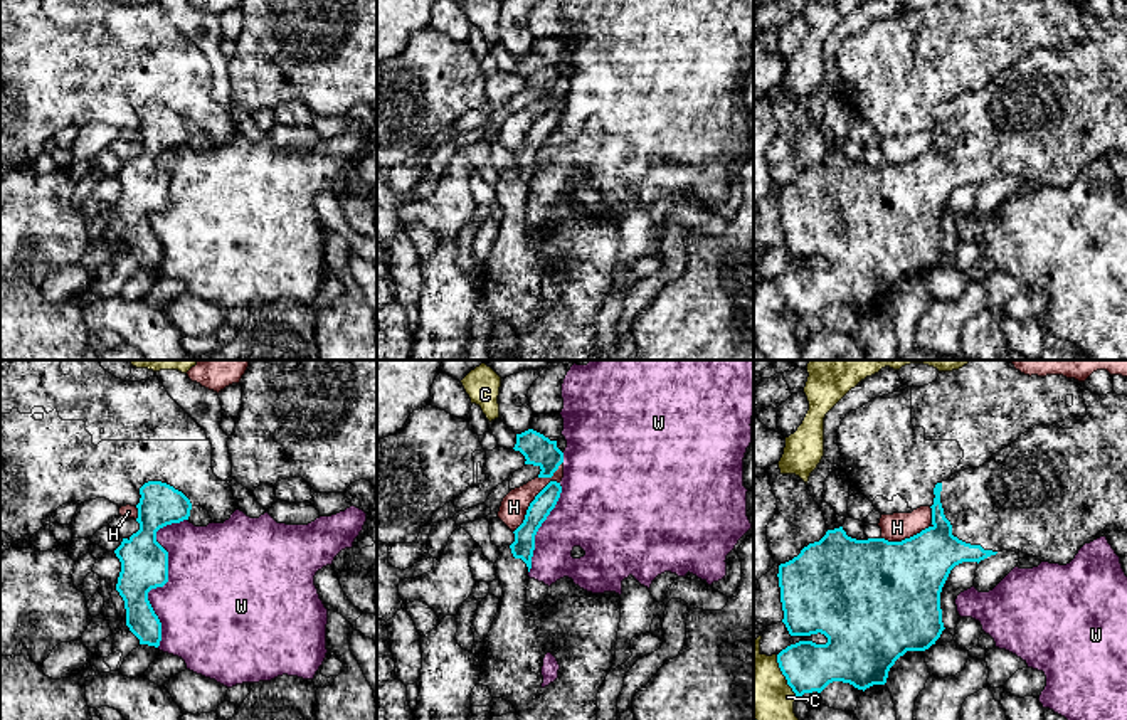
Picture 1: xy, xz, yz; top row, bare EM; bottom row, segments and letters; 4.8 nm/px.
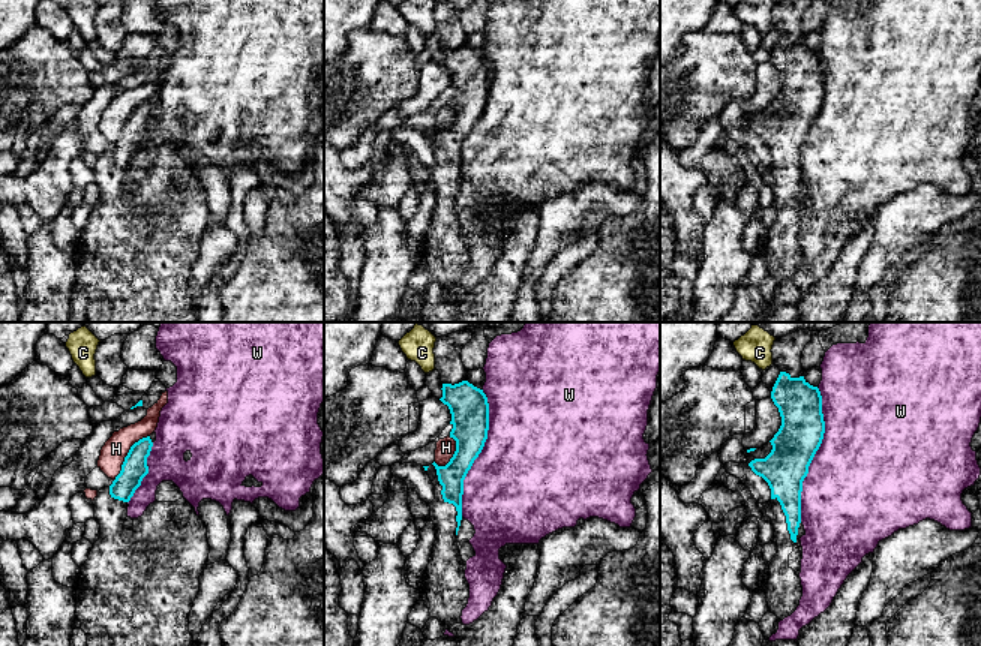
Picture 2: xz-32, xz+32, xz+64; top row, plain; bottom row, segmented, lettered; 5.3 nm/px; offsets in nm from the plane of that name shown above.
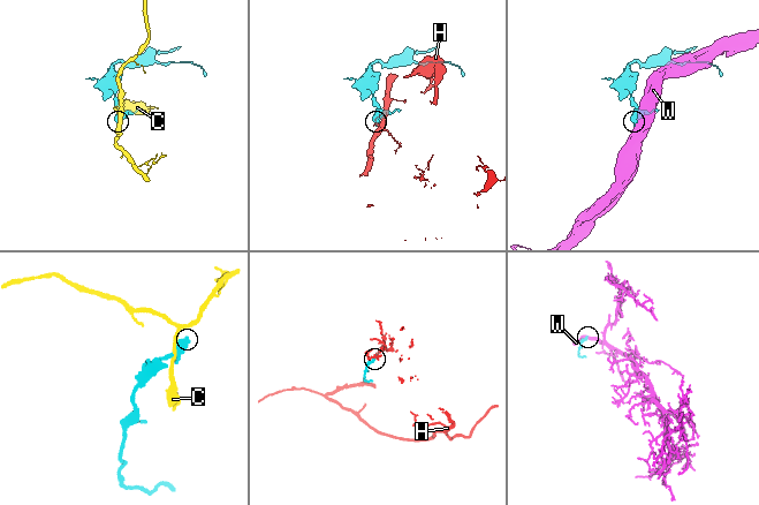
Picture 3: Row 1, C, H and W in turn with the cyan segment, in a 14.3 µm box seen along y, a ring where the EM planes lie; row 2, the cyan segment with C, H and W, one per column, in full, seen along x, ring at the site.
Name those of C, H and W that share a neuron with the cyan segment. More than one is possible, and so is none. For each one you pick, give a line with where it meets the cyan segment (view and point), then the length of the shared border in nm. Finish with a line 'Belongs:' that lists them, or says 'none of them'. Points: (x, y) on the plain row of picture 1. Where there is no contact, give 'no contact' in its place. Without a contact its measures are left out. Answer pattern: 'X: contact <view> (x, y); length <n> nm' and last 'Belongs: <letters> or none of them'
Belongs: none of them

